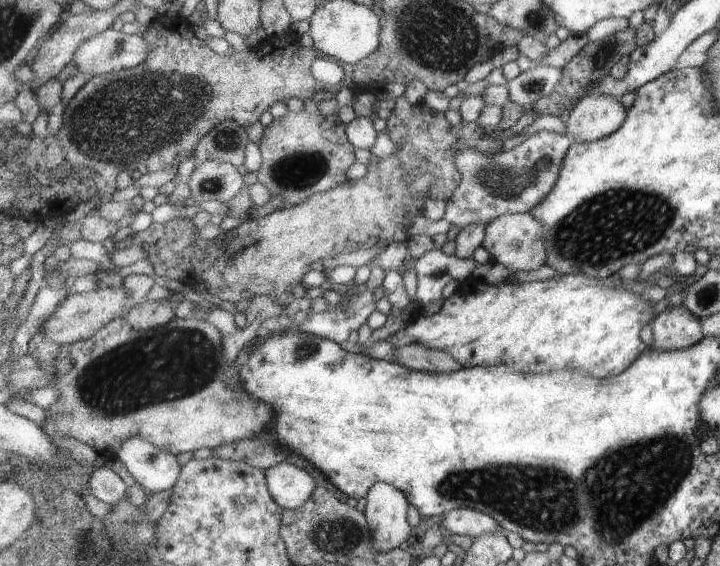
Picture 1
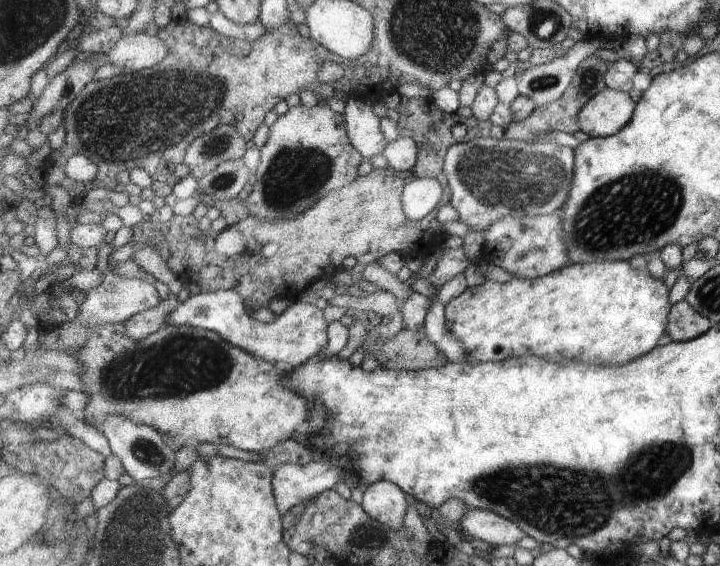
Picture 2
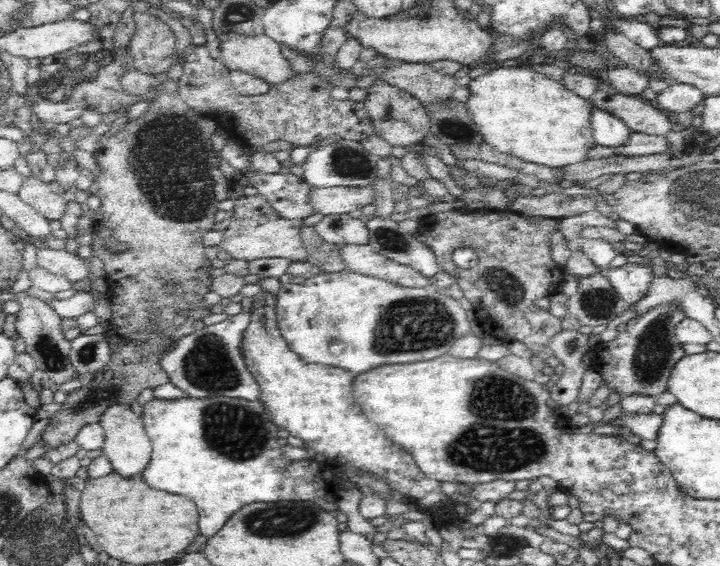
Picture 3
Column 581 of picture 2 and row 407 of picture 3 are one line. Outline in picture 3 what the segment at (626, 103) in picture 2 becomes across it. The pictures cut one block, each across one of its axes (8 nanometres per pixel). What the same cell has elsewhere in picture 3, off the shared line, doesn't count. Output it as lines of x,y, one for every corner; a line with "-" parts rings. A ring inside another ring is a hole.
110,405
110,408
102,413
99,424
106,434
106,442
101,448
102,455
110,461
114,472
123,478
142,476
142,472
148,468
148,464
152,460
153,448
146,429
143,428
141,417
126,405

